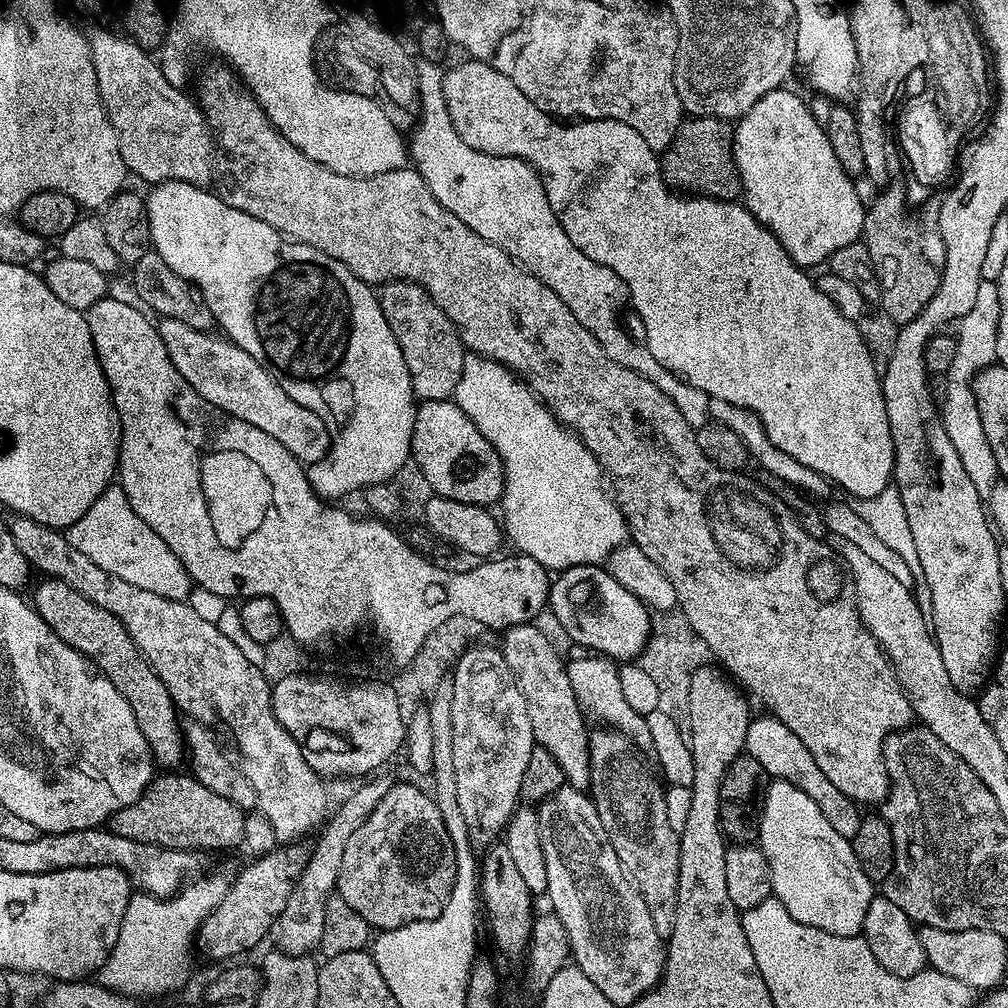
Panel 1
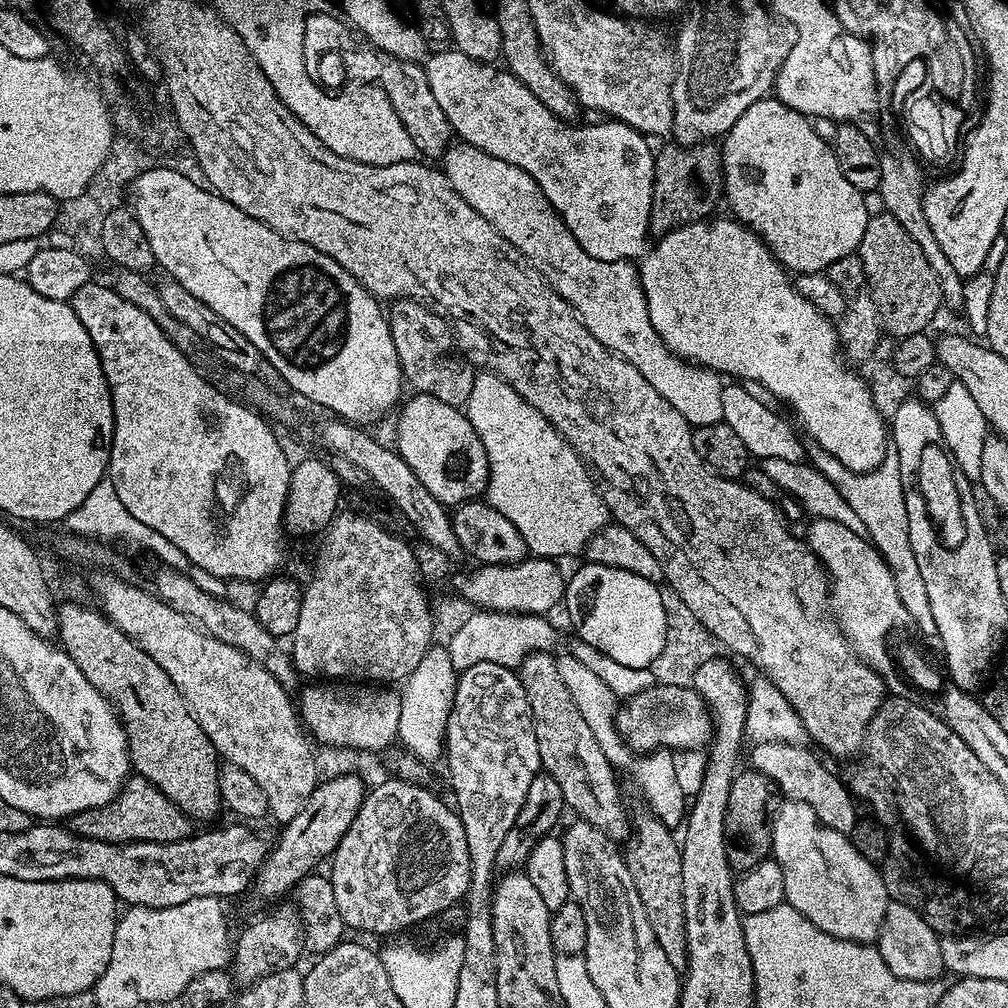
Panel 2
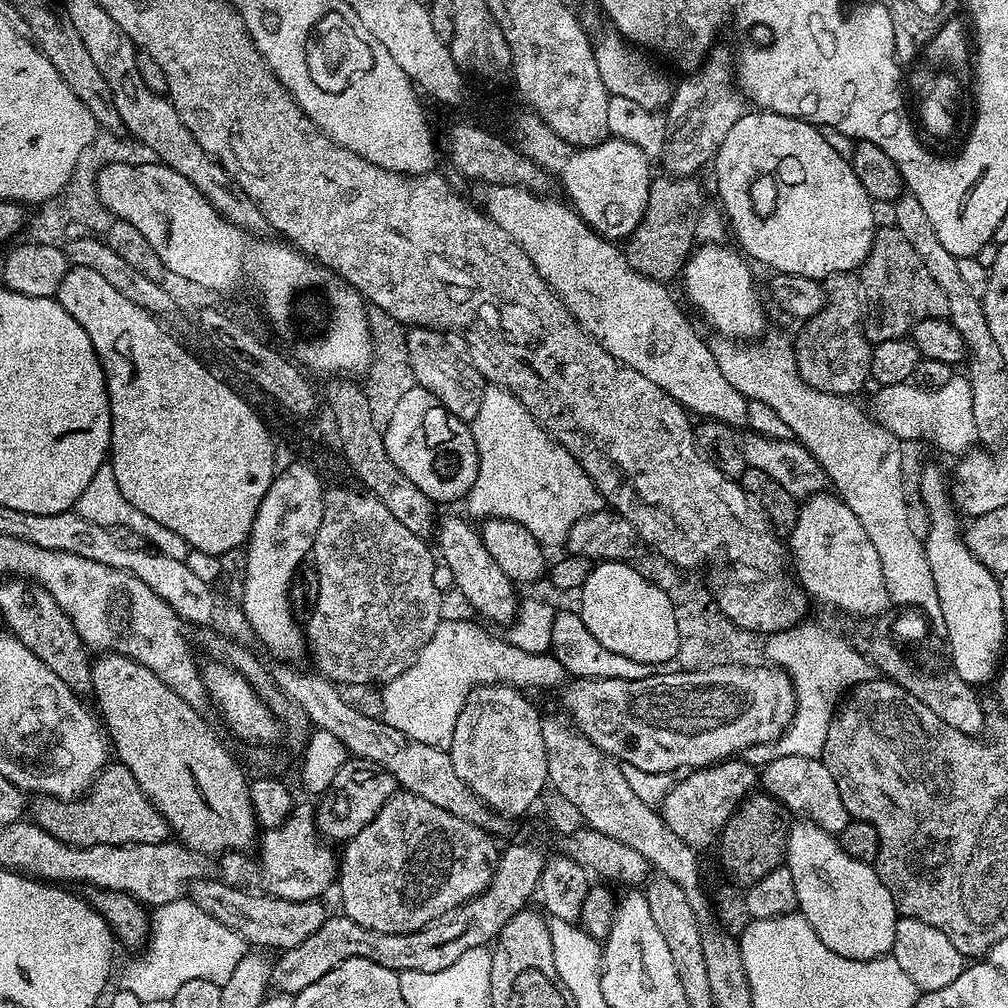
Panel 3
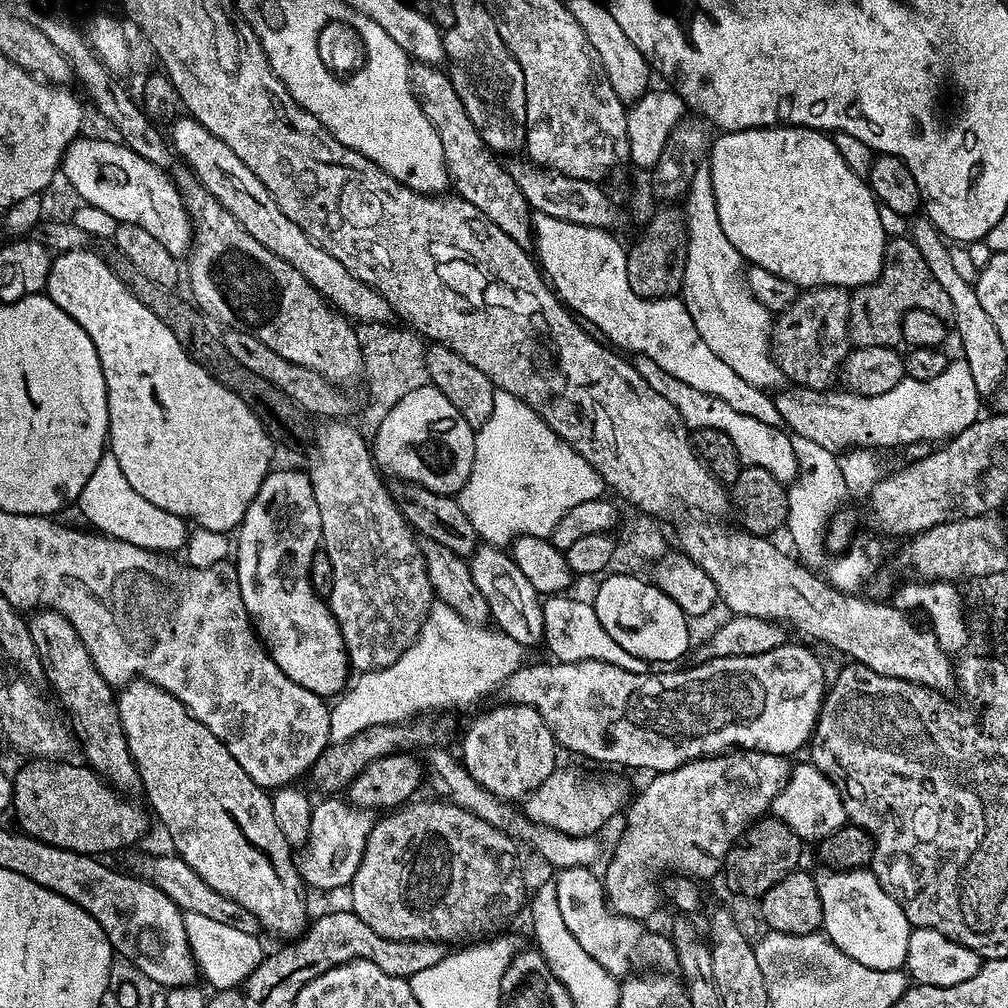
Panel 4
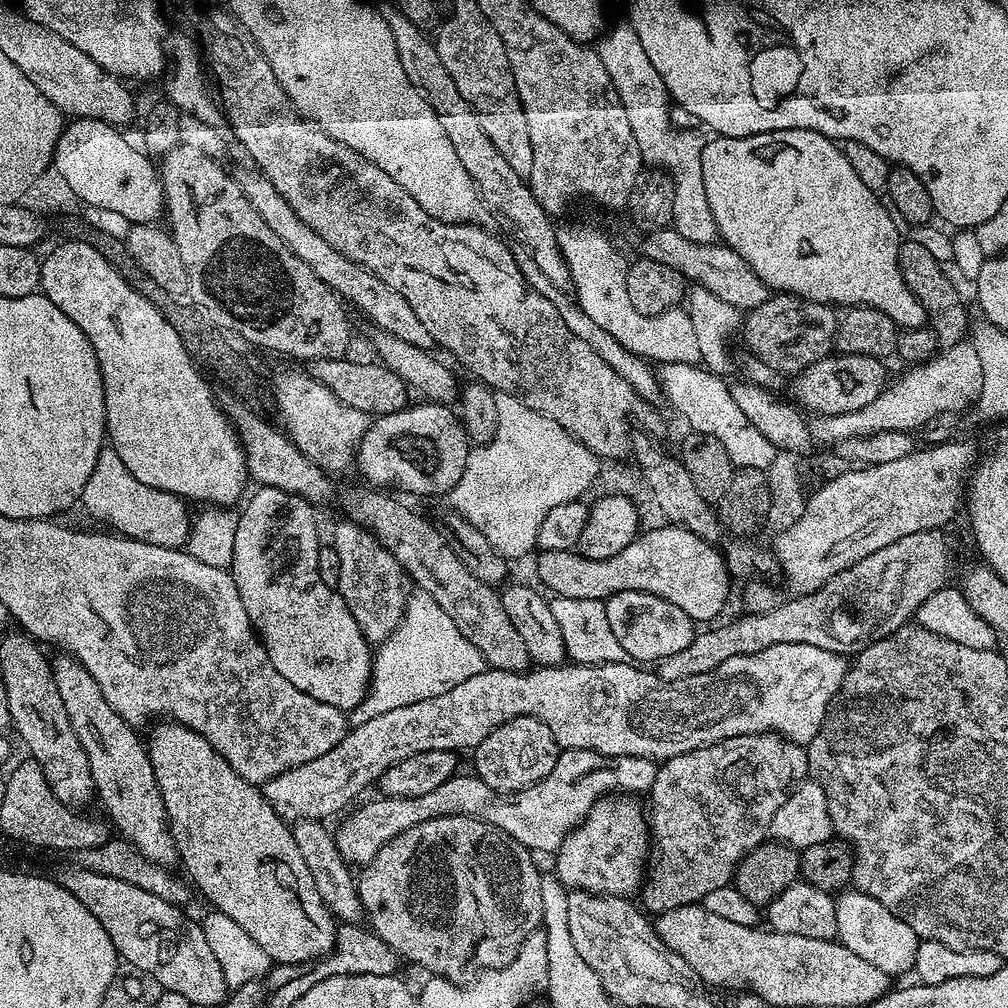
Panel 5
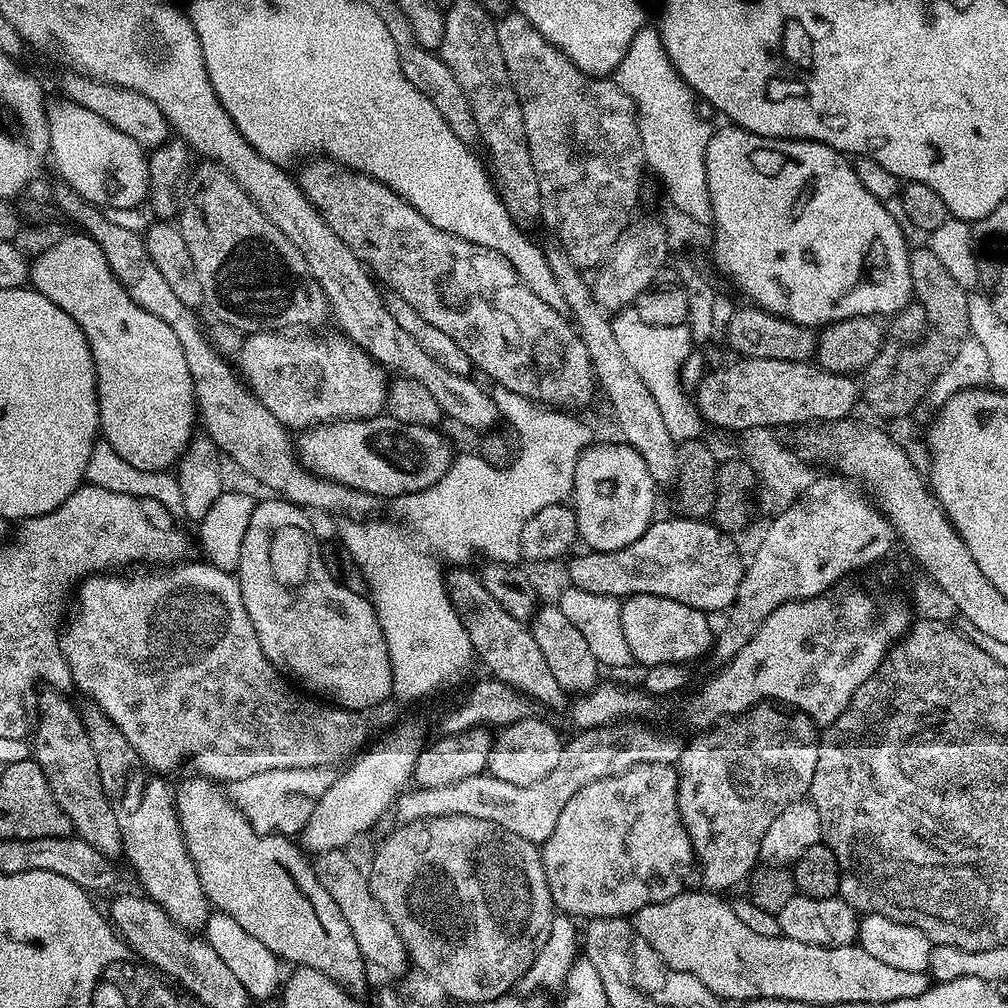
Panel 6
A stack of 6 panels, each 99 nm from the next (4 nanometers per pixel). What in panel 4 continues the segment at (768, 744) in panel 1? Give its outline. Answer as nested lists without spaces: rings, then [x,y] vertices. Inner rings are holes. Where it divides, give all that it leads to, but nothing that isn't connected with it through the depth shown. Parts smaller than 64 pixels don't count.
[[[804,762],[797,768],[795,765],[789,771],[788,781],[774,798],[770,812],[776,819],[786,822],[786,826],[790,826],[794,834],[798,834],[801,842],[822,841],[843,827],[848,820],[834,782],[830,782],[830,778],[826,778],[826,774],[822,774],[822,770],[818,770],[811,762]]]

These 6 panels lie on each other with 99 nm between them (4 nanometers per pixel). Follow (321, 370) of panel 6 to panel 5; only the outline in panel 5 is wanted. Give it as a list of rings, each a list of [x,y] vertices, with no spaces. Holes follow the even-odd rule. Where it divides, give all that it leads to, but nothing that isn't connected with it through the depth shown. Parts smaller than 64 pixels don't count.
[[[307,371],[280,372],[276,381],[271,381],[270,387],[283,431],[310,463],[316,464],[326,474],[344,472],[348,467],[353,467],[356,450],[370,423],[366,413],[354,410],[354,406],[346,406],[346,402],[338,399],[325,384],[318,382]]]

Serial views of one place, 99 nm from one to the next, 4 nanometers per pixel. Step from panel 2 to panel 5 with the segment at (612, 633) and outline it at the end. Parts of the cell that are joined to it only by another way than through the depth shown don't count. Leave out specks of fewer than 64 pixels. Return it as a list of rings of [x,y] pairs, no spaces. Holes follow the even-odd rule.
[[[626,590],[622,594],[614,594],[604,604],[610,628],[614,630],[619,645],[636,662],[655,662],[666,658],[666,654],[675,654],[690,646],[698,631],[694,621],[683,610],[678,610],[674,602],[666,602],[666,598],[658,598],[654,594]]]

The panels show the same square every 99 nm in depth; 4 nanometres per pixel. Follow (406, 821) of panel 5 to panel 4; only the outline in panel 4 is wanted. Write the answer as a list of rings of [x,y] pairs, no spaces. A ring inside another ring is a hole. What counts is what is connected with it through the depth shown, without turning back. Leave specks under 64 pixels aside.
[[[560,766],[550,774],[550,778],[546,778],[546,782],[542,782],[542,786],[538,786],[526,797],[522,804],[522,811],[535,824],[562,830],[571,836],[596,836],[603,824],[610,823],[619,812],[621,815],[625,811],[629,800],[630,792],[628,796],[628,784],[624,780],[615,780],[612,776],[604,776],[599,780],[596,776],[583,776],[582,773],[575,772],[572,768]],[[324,798],[312,810],[312,830],[306,843],[299,849],[294,868],[305,885],[328,892],[331,888],[347,889],[364,857],[366,842],[374,823],[371,811],[355,807],[340,798]]]

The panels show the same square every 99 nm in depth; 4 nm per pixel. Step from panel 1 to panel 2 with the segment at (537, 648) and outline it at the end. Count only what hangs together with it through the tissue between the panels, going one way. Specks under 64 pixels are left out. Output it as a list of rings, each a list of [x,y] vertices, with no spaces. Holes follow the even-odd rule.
[[[551,651],[532,652],[521,661],[518,675],[526,690],[526,698],[530,702],[534,734],[538,738],[541,769],[552,776],[554,782],[558,782],[565,805],[571,811],[573,808],[579,819],[593,824],[610,839],[617,842],[623,841],[630,832],[630,816],[627,811],[624,813],[624,800],[620,797],[620,784],[616,781],[618,772],[608,761],[606,754],[602,754],[602,746],[598,746],[598,741],[594,738],[594,730],[590,730],[590,726],[586,726],[586,718],[582,718],[574,698],[570,698],[570,690],[566,690],[566,682],[562,682],[562,674],[558,674],[556,656]]]

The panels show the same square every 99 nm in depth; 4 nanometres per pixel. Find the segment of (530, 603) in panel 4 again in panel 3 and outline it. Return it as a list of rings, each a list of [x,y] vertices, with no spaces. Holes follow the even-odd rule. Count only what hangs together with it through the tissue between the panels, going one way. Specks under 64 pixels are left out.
[[[463,515],[460,516],[448,516],[439,521],[438,527],[435,529],[434,532],[434,541],[436,540],[435,547],[438,549],[440,547],[440,552],[442,555],[444,555],[444,564],[446,567],[448,567],[448,572],[450,575],[452,575],[452,580],[451,583],[458,589],[462,590],[462,594],[466,596],[466,599],[468,602],[470,602],[470,606],[472,607],[473,613],[477,617],[480,616],[486,616],[488,619],[493,620],[494,623],[496,624],[502,624],[502,626],[508,626],[512,624],[512,622],[516,619],[516,614],[517,614],[517,607],[518,607],[518,597],[516,598],[516,592],[518,592],[517,585],[512,583],[512,580],[510,578],[506,578],[506,574],[502,574],[502,569],[498,565],[495,564],[494,558],[490,558],[490,552],[486,550],[486,546],[484,545],[484,540],[481,539],[479,531],[475,527],[471,528],[470,525],[467,524],[469,521],[465,519]]]

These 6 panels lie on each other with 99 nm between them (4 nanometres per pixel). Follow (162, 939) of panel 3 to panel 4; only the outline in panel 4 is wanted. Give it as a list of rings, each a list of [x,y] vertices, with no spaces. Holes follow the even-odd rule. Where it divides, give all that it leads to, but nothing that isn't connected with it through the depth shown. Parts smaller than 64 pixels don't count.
[[[185,912],[183,918],[188,948],[196,959],[199,975],[203,979],[205,976],[213,984],[213,989],[237,989],[247,981],[248,975],[266,955],[266,948],[260,945],[259,935],[242,934],[242,930],[234,930],[234,926],[222,926],[222,922],[214,922],[214,918],[206,918],[202,914]]]

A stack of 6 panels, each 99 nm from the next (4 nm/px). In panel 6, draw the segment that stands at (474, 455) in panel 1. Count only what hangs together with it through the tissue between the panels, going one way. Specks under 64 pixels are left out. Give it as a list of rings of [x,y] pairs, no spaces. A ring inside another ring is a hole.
[[[387,414],[372,416],[368,420],[333,420],[326,424],[313,424],[299,433],[298,455],[300,463],[313,476],[333,480],[359,492],[369,492],[377,498],[408,496],[412,492],[421,492],[434,486],[452,465],[454,451],[440,431],[439,427],[427,428],[398,422]]]

